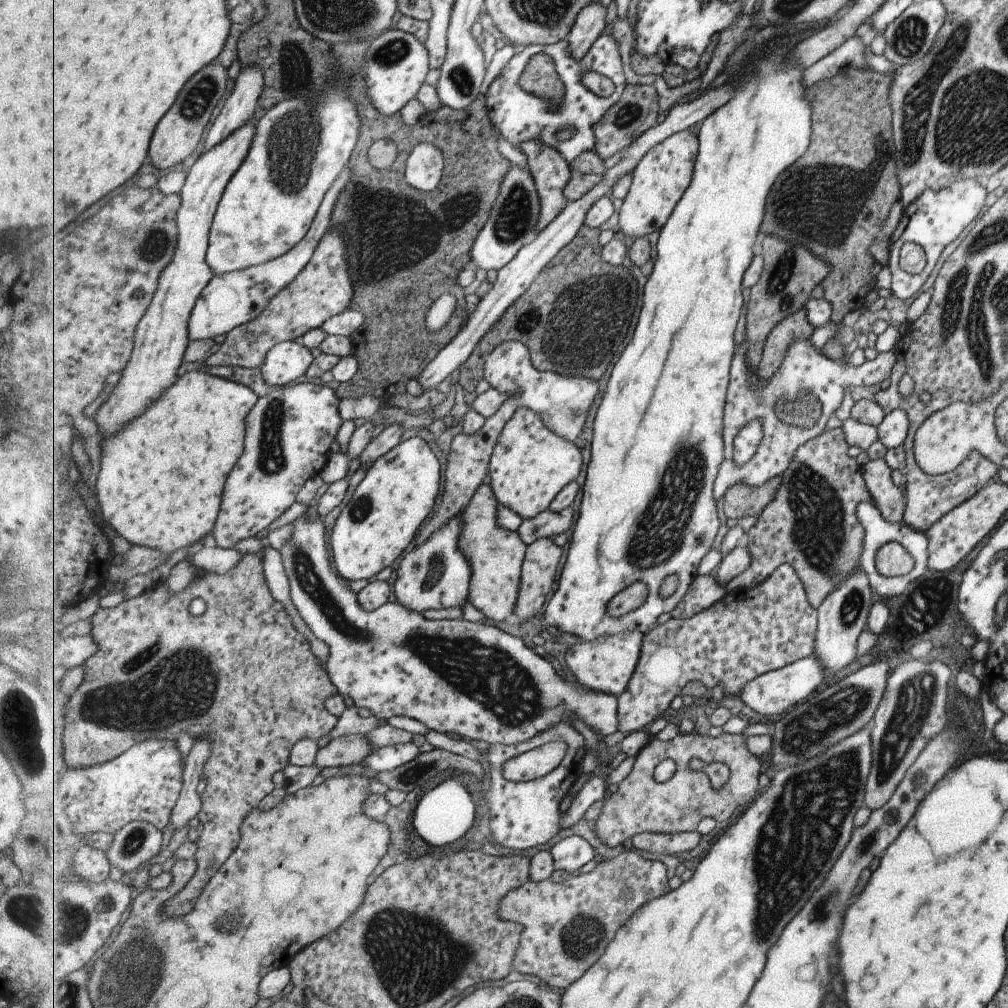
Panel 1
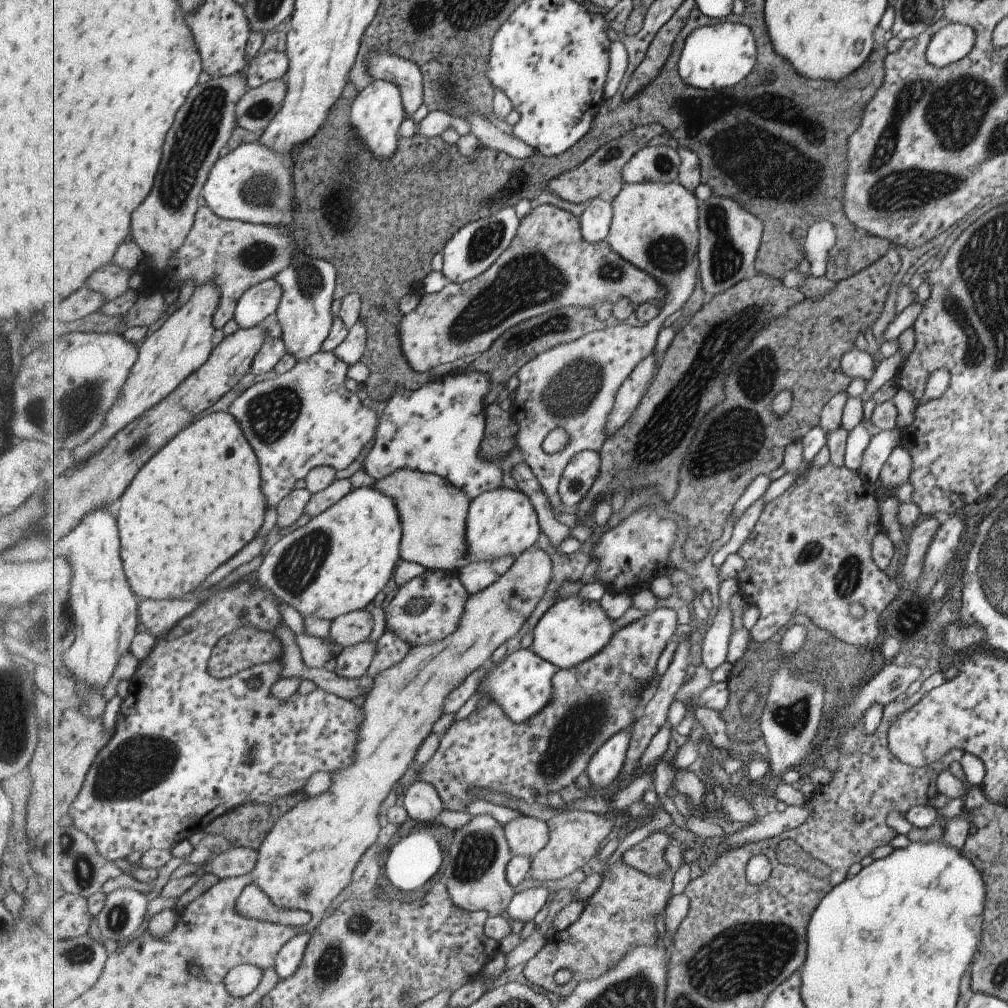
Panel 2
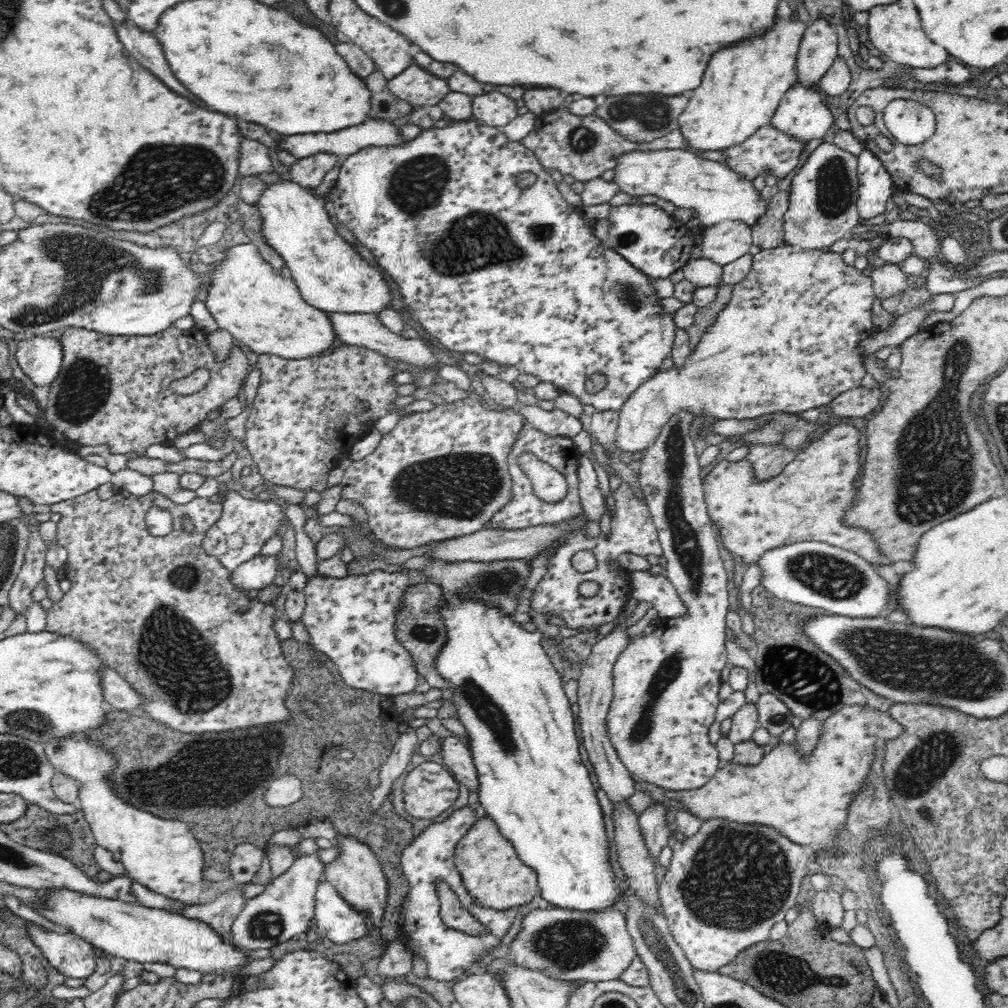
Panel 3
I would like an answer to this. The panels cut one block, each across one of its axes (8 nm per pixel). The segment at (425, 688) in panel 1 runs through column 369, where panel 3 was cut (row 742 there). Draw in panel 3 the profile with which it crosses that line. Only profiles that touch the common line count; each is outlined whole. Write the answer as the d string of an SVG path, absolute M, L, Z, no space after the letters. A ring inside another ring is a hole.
M680 410L669 418L669 422L664 426L656 442L647 449L644 456L641 458L641 466L639 470L639 483L641 491L643 492L644 501L649 507L651 519L654 526L657 528L659 541L662 547L663 557L666 558L666 569L664 574L667 575L669 581L674 585L677 590L680 601L684 603L684 611L680 615L672 618L662 617L656 628L649 635L636 636L631 640L631 644L627 646L626 650L620 654L619 660L616 661L614 670L614 696L605 718L605 732L608 733L608 740L612 741L613 747L618 753L619 759L626 765L626 769L632 772L632 775L636 779L641 779L645 783L656 785L671 789L672 791L683 791L698 789L705 786L716 774L716 771L724 764L720 761L718 751L715 745L710 742L708 738L708 729L712 722L714 722L714 714L716 714L716 708L721 703L718 697L718 690L721 685L720 676L722 676L722 668L726 666L726 612L728 609L728 574L726 568L720 558L720 546L716 542L716 529L714 529L714 523L709 517L707 504L705 501L705 492L703 489L702 476L700 476L700 466L698 465L698 456L700 450L695 448L694 442L690 439L690 424L695 418L695 414L691 410Z

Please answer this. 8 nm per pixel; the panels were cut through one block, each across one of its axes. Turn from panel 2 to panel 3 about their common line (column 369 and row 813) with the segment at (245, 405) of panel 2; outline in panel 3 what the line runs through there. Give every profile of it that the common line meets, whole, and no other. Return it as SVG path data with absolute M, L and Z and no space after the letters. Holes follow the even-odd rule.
M436 762L421 763L405 779L404 807L414 818L438 818L454 806L459 795L455 776Z

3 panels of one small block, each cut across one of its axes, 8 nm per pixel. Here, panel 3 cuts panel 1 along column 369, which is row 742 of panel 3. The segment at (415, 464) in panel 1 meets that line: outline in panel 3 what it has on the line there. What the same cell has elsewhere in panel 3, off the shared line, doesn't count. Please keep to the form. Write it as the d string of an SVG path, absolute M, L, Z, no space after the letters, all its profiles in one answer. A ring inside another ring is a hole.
M446 594L446 599L450 601L450 608L446 608L444 610L444 617L446 617L447 623L447 644L443 646L442 653L439 654L439 658L437 659L436 665L439 669L439 673L443 675L444 678L449 682L449 687L453 690L453 704L455 705L455 710L457 711L457 719L459 722L465 727L465 730L469 737L469 750L471 751L471 755L473 756L474 765L476 765L476 771L479 772L480 776L480 792L479 799L481 804L480 812L485 816L492 818L492 820L496 823L497 829L500 830L500 833L509 841L510 845L516 851L518 857L520 857L520 861L524 863L528 868L532 869L533 872L536 872L537 883L539 886L539 892L542 894L542 898L546 900L546 902L550 902L550 904L554 904L554 906L558 906L558 909L562 910L570 910L573 913L584 913L584 914L602 914L610 912L610 910L622 909L620 906L620 902L622 900L622 884L620 884L620 878L614 874L614 870L612 868L612 862L610 862L610 842L608 842L608 836L606 836L606 824L604 824L604 812L602 812L602 806L600 806L600 800L596 798L597 785L596 781L590 778L590 772L588 772L588 768L584 766L584 762L582 762L582 754L580 754L580 744L576 740L578 740L578 732L576 732L576 720L574 720L574 714L572 714L572 710L570 709L570 702L564 693L564 683L560 679L560 674L556 671L556 668L550 662L550 658L546 655L544 648L540 645L542 638L545 636L542 629L536 630L535 632L530 632L524 629L518 622L516 622L512 616L504 615L504 613L500 613L496 607L486 607L482 601L470 601L470 599L460 599L457 596L451 596L450 594Z

